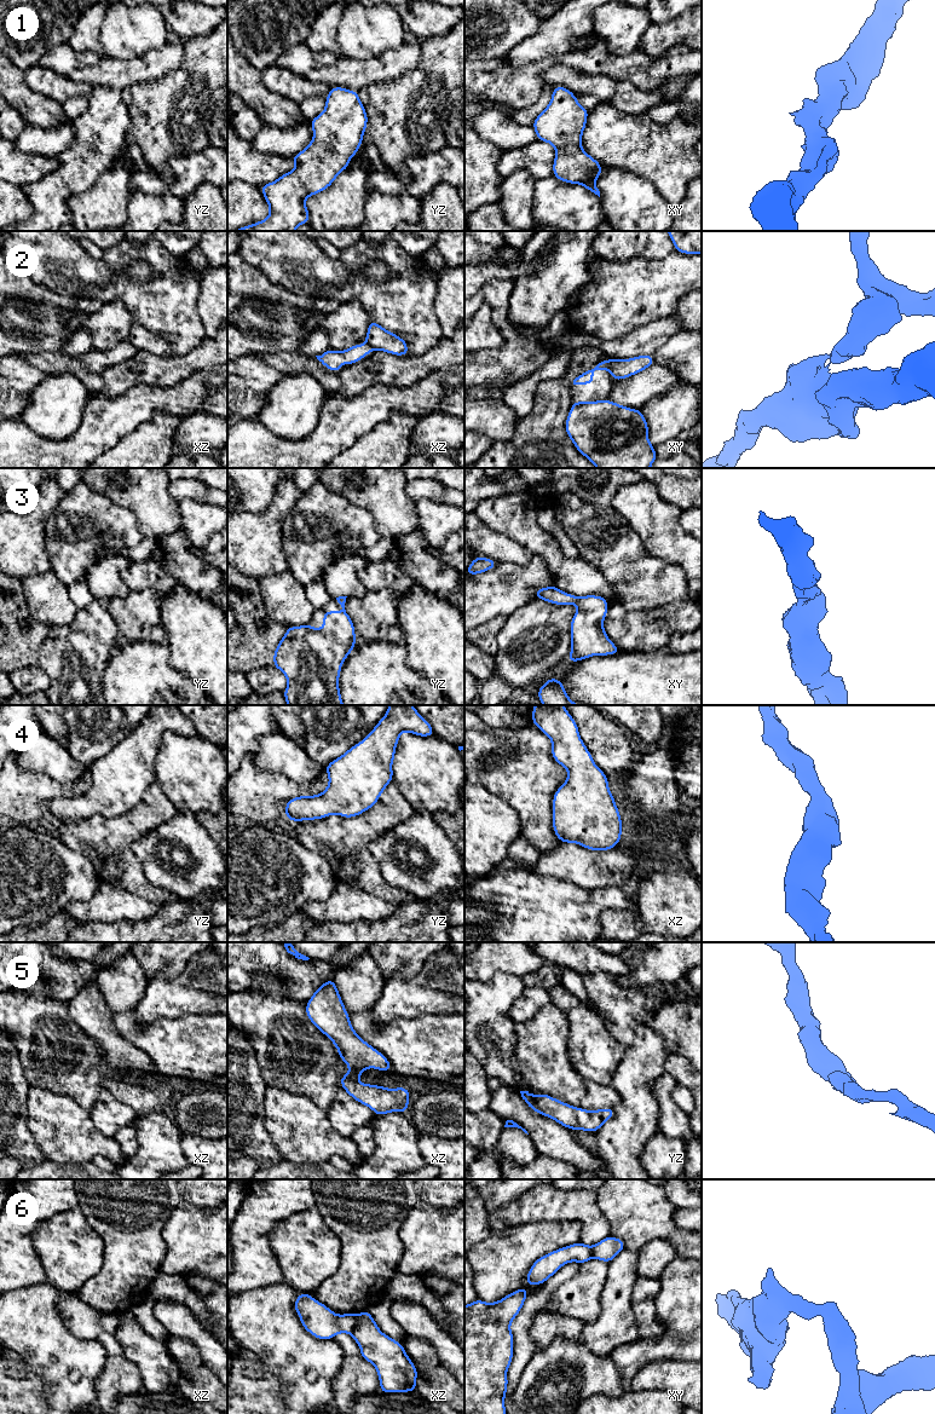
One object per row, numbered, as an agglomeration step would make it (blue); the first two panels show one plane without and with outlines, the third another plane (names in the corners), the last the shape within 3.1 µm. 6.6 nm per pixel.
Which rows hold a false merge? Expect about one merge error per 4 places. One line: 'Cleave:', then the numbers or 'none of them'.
Cleave: 2, 6

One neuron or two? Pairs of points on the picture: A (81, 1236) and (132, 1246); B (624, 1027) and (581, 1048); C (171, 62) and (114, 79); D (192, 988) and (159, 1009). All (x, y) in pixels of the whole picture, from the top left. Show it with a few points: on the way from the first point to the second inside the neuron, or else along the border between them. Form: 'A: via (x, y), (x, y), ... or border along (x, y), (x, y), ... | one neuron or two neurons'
A: border along (86, 1218), (103, 1241), (100, 1269) | two neurons
B: border along (595, 1011), (605, 1027), (623, 1045), (623, 1058) | two neurons
C: via (156, 63), (146, 69), (128, 71) | one neuron
D: via (184, 994), (167, 1000) | one neuron

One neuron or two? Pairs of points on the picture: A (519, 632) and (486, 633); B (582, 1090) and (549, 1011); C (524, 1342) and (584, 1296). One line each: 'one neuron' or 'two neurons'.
A: two neurons
B: one neuron
C: two neurons

